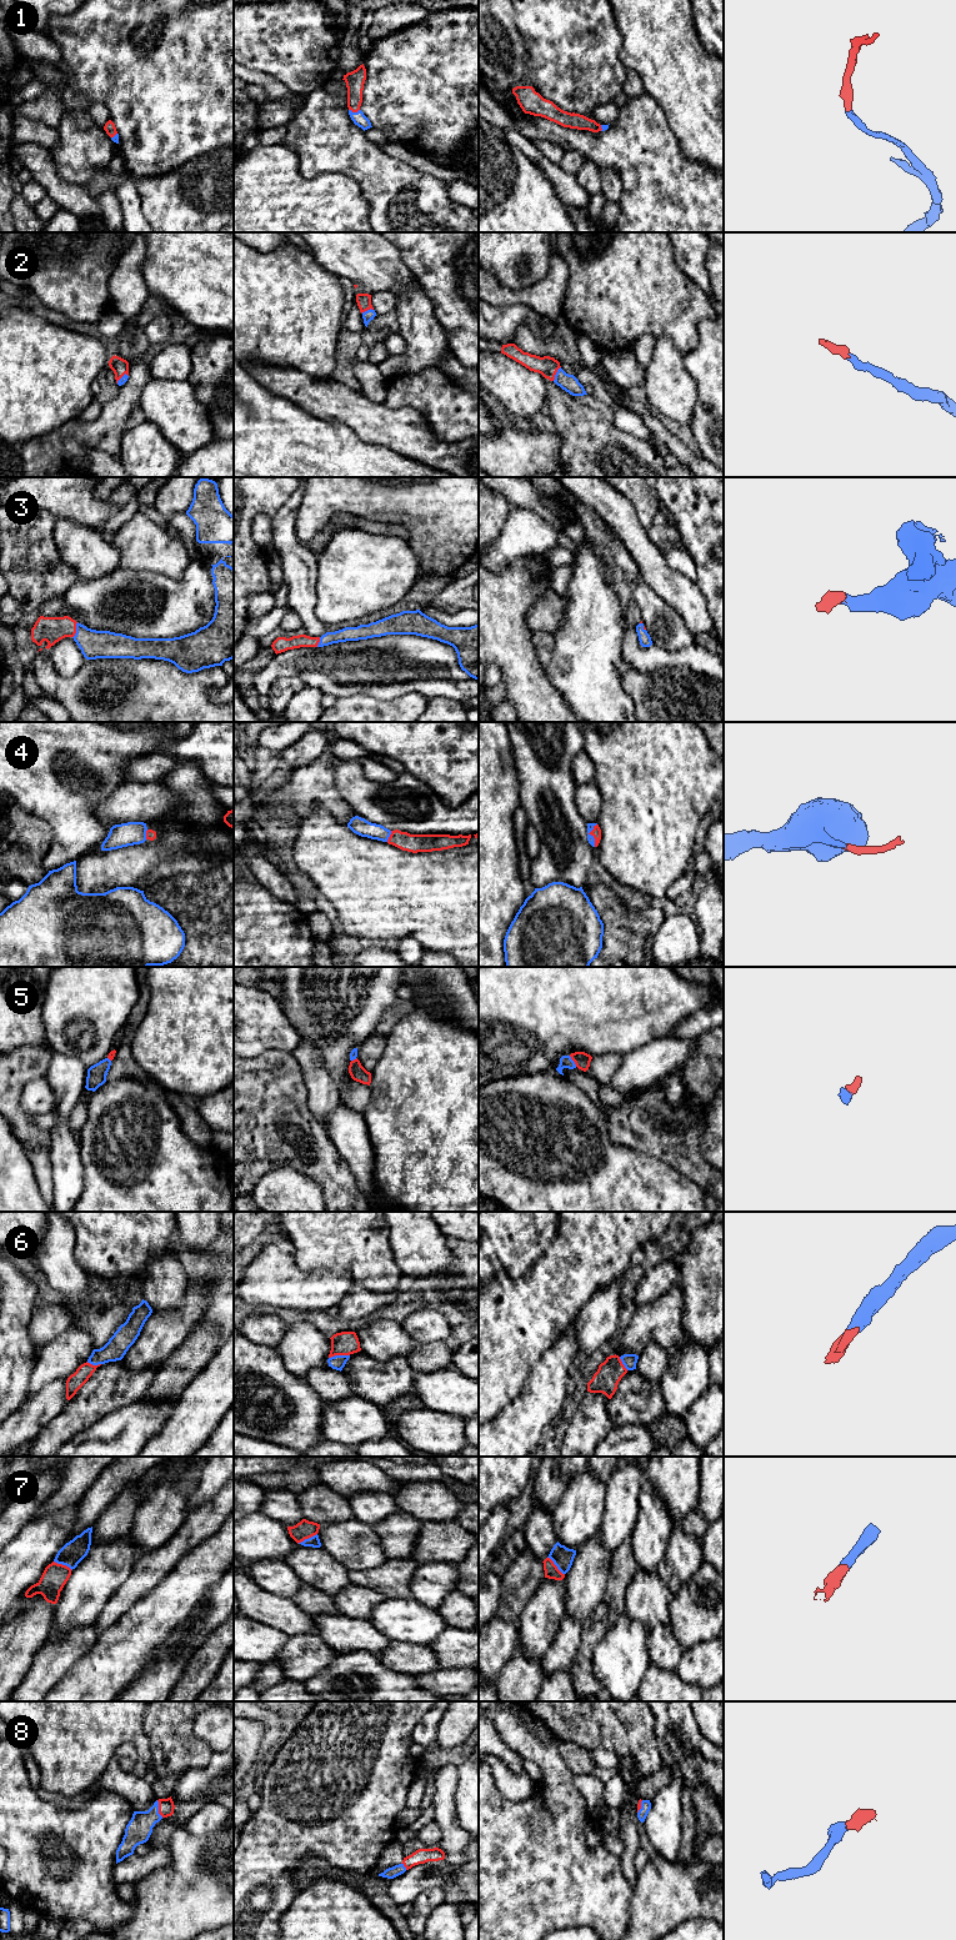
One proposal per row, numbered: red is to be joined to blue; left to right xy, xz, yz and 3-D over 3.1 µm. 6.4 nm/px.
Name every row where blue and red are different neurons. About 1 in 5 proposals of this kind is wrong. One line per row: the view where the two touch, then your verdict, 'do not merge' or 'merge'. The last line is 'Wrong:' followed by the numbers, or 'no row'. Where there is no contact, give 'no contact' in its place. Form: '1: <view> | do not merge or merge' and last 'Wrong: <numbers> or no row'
1: xz | merge
2: yz | merge
3: xy | merge
4: yz | merge
5: yz | merge
6: xz | merge
7: yz | merge
8: xy | merge
Wrong: no row

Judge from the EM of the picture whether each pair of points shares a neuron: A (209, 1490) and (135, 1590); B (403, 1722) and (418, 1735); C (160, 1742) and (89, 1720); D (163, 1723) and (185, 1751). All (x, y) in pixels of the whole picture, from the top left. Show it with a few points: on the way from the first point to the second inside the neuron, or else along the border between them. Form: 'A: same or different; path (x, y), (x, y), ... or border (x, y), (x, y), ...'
A: different; border (220, 1489), (206, 1502), (188, 1513)
B: different; border (425, 1714), (414, 1728), (411, 1742)
C: different; border (144, 1714), (143, 1732), (148, 1738), (153, 1759)
D: same; path (170, 1730), (171, 1738), (178, 1744)

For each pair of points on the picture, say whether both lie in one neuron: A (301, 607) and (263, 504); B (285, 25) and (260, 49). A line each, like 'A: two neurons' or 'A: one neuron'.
A: two neurons
B: one neuron

